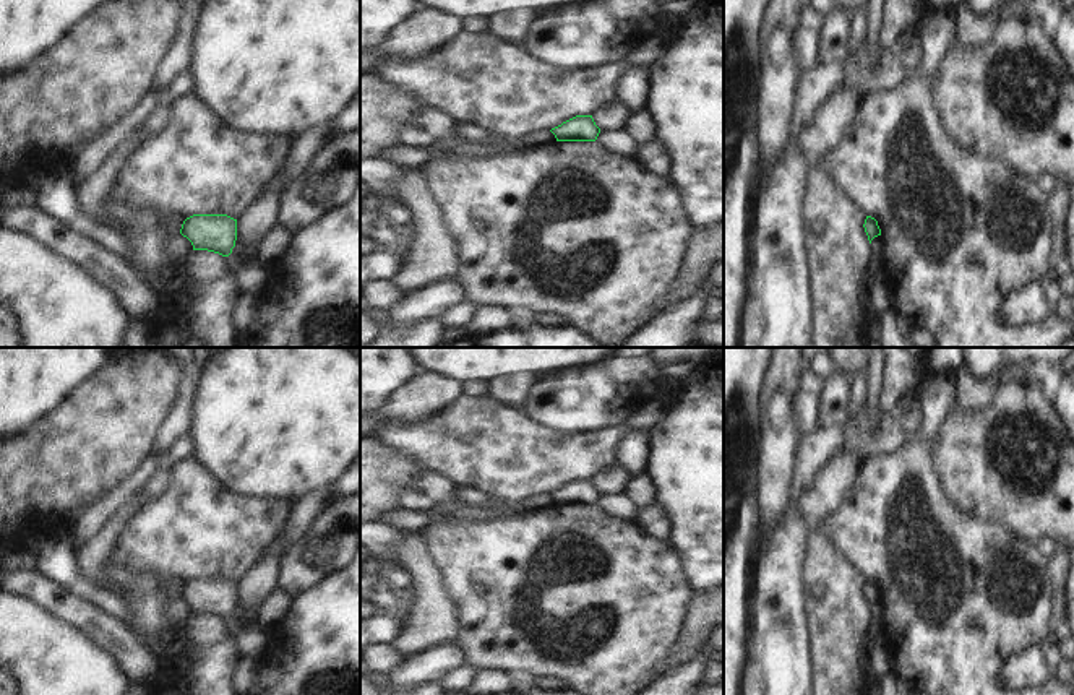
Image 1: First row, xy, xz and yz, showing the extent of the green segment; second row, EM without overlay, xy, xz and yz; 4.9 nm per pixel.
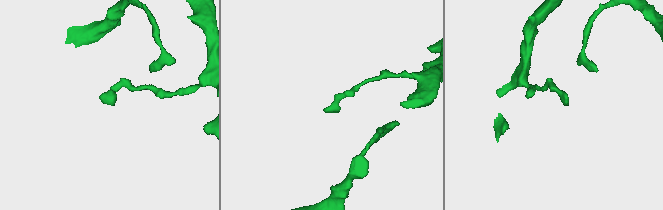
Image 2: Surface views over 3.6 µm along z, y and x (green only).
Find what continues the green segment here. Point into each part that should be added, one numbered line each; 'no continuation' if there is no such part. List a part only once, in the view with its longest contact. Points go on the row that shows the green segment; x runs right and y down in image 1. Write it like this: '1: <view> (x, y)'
no continuation

